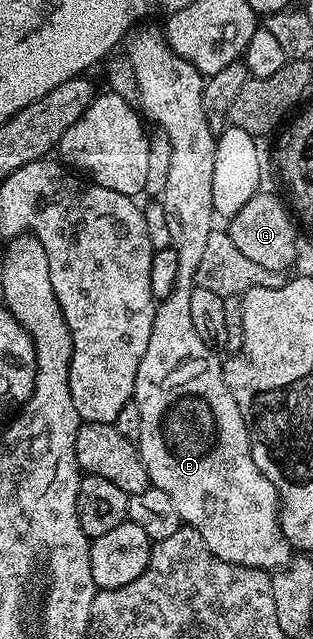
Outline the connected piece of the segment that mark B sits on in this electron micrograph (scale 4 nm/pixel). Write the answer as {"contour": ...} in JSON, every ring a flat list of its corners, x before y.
{"contour":[[147,26,132,27,131,31,124,36,121,48,129,58,129,62,133,62,133,70,137,73,137,86,141,90,138,107,141,109,142,115,148,121,151,119,156,124,154,127,167,135,169,146,173,150,173,159,169,166,169,178,165,181,165,190,161,197,161,203,164,208,166,225,169,228,170,248,177,250,177,278,175,279,175,285,169,294,169,298,158,301,155,317,153,318,153,334,149,334,149,346,145,346,145,354,141,358,141,366,137,366,137,382,135,383,133,403,137,406,137,410,141,410,141,434,137,441,139,457,145,462,147,477,150,483,156,488,165,490,165,494,169,494,169,499,173,501,173,506,177,506,177,514,180,521,188,528,195,528,197,534,201,534,205,546,213,555,230,564,240,564,246,568,278,570,286,566,291,561,293,555,292,546,285,538,285,534,279,525,279,509,281,507,279,494,276,492,273,482,269,482,269,478,265,478,265,474,261,474,261,470,257,470,257,462,253,462,245,418,241,418,241,410,237,410,237,402,233,402,233,394,229,390,229,386,225,386,225,382,223,381,223,364,221,360,215,357,218,355,209,346,205,346,205,342,201,342,201,337,197,335,197,329,193,326,193,317,189,311,189,294,195,284,197,266,201,266,201,258,205,255,205,245,209,242,209,234,216,231,217,228,217,224,215,224,215,222,217,223,217,215,213,206,213,170,217,136,205,118,205,106,201,106,205,76,195,69,189,61,183,57,179,57,170,48,164,33,158,27,157,29,143,27]]}

